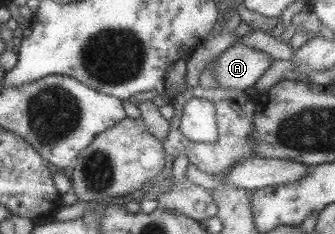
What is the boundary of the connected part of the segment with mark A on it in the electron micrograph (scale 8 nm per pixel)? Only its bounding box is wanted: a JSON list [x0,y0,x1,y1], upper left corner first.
[214,44,274,92]

